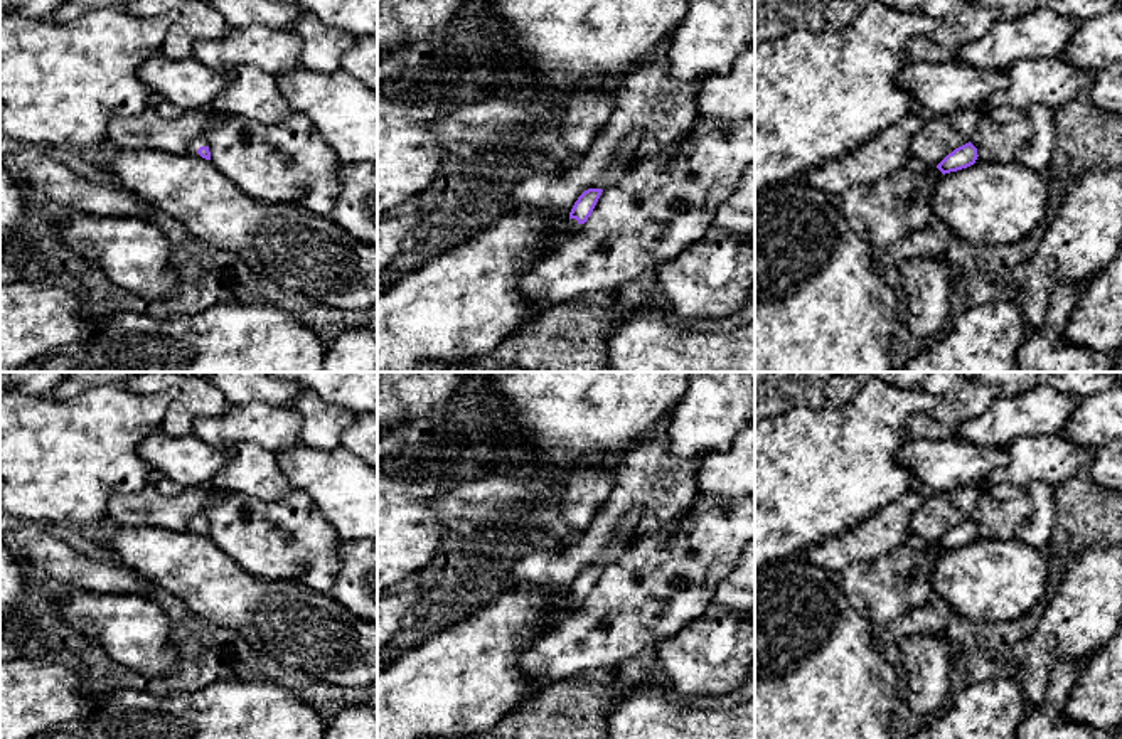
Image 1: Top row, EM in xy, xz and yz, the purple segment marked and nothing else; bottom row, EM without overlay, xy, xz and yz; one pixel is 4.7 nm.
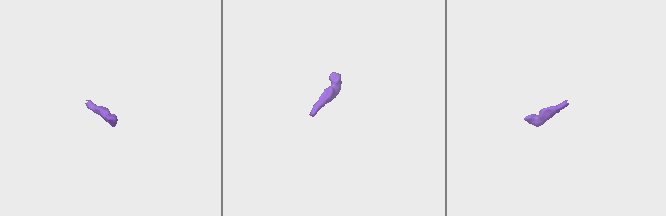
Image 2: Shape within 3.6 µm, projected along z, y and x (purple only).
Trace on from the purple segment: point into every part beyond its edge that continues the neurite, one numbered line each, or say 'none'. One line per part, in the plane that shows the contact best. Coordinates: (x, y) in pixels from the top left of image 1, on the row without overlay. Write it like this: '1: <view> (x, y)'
1: xy (194, 522)

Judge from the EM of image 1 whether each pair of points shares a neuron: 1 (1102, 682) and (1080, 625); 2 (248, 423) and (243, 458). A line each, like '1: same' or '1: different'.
1: different
2: different

